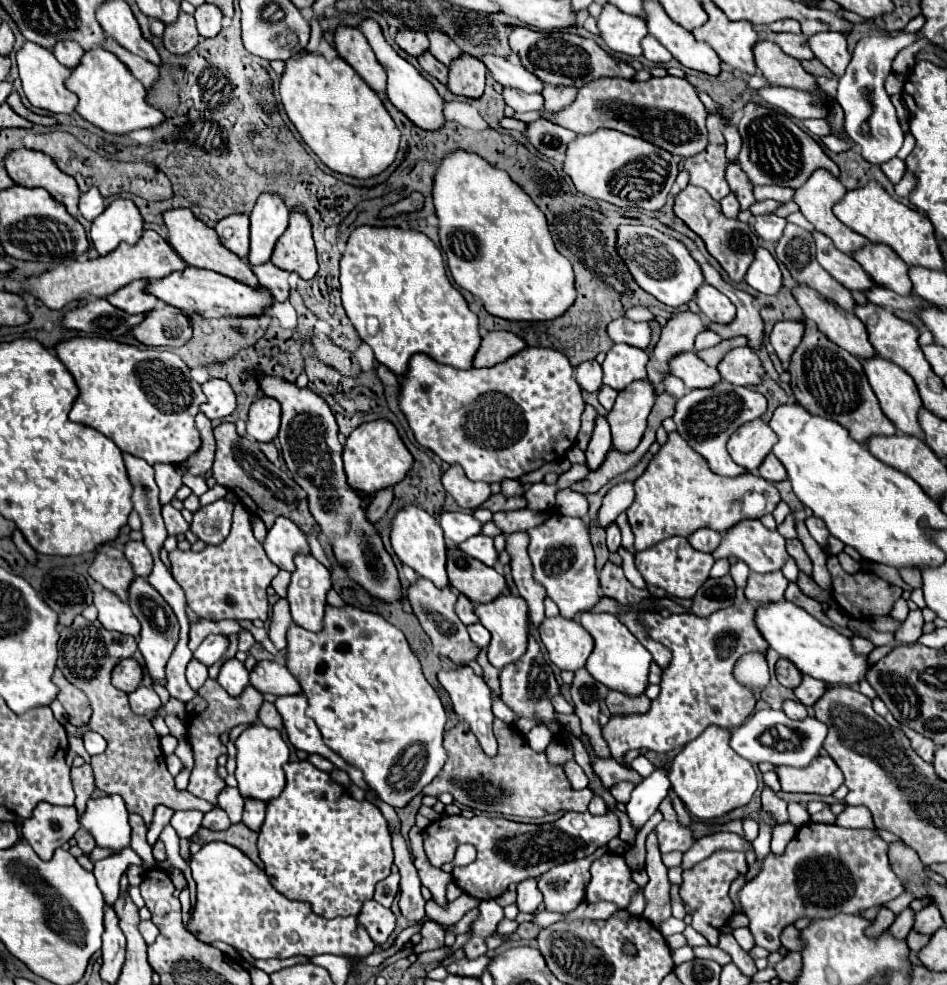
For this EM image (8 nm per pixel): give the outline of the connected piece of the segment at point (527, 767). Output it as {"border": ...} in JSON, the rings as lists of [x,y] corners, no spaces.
{"border":[[[494,719],[494,735],[496,735],[496,739],[498,739],[498,753],[496,753],[496,757],[488,757],[488,755],[482,751],[480,743],[478,743],[476,735],[470,731],[468,723],[460,721],[456,727],[452,727],[450,731],[446,731],[446,733],[444,733],[444,747],[446,747],[446,751],[448,751],[448,761],[446,761],[446,765],[442,767],[442,771],[434,777],[434,781],[432,781],[430,785],[426,785],[426,787],[424,787],[424,791],[422,791],[422,793],[424,793],[424,795],[450,793],[450,795],[454,797],[454,801],[458,801],[458,803],[462,803],[462,805],[466,805],[466,807],[470,807],[470,809],[480,809],[480,811],[488,811],[488,813],[518,815],[518,817],[544,817],[544,815],[548,815],[548,813],[558,813],[558,811],[586,811],[586,807],[588,807],[588,803],[590,803],[590,799],[592,799],[592,791],[590,791],[590,789],[582,789],[582,791],[572,789],[572,787],[570,787],[570,781],[566,779],[564,767],[562,767],[562,765],[550,765],[550,763],[548,763],[548,759],[546,759],[546,753],[536,753],[534,749],[530,749],[530,745],[526,743],[526,737],[524,737],[520,731],[518,731],[518,735],[514,735],[514,731],[510,731],[510,727],[514,727],[514,725],[508,725],[508,723],[500,721],[500,719]]]}

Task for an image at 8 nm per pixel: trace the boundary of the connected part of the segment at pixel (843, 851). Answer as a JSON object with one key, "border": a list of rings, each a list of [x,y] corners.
{"border":[[[806,823],[798,829],[796,837],[786,845],[784,855],[768,855],[762,863],[762,871],[758,877],[742,887],[738,893],[744,913],[750,919],[750,931],[756,939],[756,945],[778,951],[782,947],[780,933],[784,927],[794,925],[800,917],[808,919],[830,919],[838,913],[856,915],[864,909],[884,905],[896,899],[904,891],[902,881],[894,875],[890,861],[888,861],[888,843],[874,831],[874,829],[846,829],[838,825],[824,825],[824,823]]]}

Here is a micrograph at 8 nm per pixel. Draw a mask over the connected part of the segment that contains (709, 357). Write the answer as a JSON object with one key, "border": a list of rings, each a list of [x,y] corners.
{"border":[[[736,337],[736,339],[722,341],[720,345],[710,347],[710,349],[706,349],[706,351],[696,351],[696,355],[698,355],[700,359],[704,359],[706,363],[710,363],[710,367],[718,367],[718,363],[722,361],[722,357],[724,357],[728,351],[732,351],[732,349],[736,349],[736,347],[744,347],[744,345],[748,345],[746,339],[744,339],[744,337]]]}

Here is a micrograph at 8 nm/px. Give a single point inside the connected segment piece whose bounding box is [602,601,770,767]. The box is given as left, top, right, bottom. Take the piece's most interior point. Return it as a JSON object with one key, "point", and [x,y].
{"point":[699,689]}

